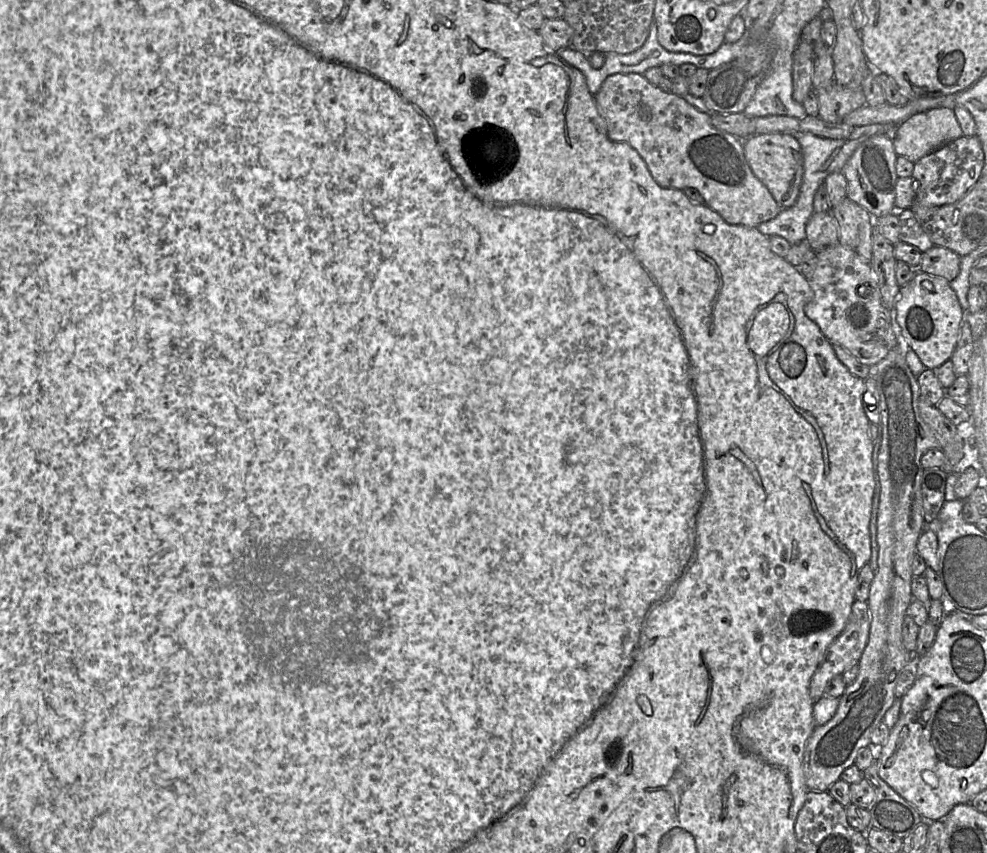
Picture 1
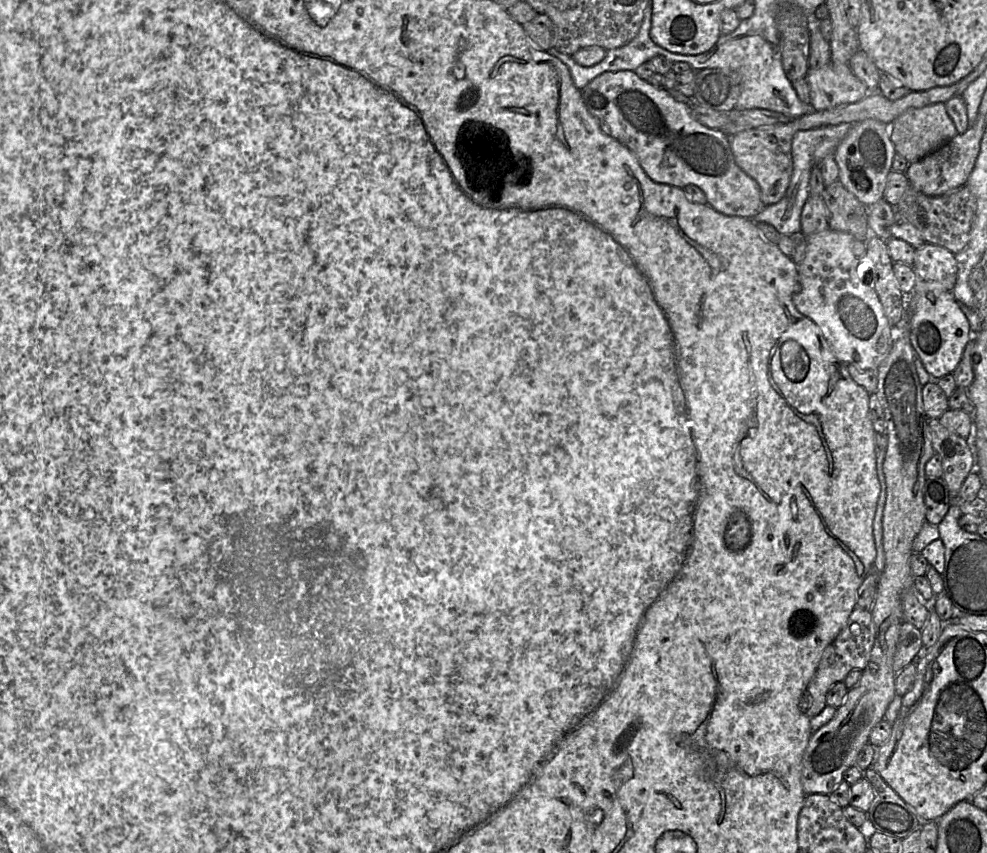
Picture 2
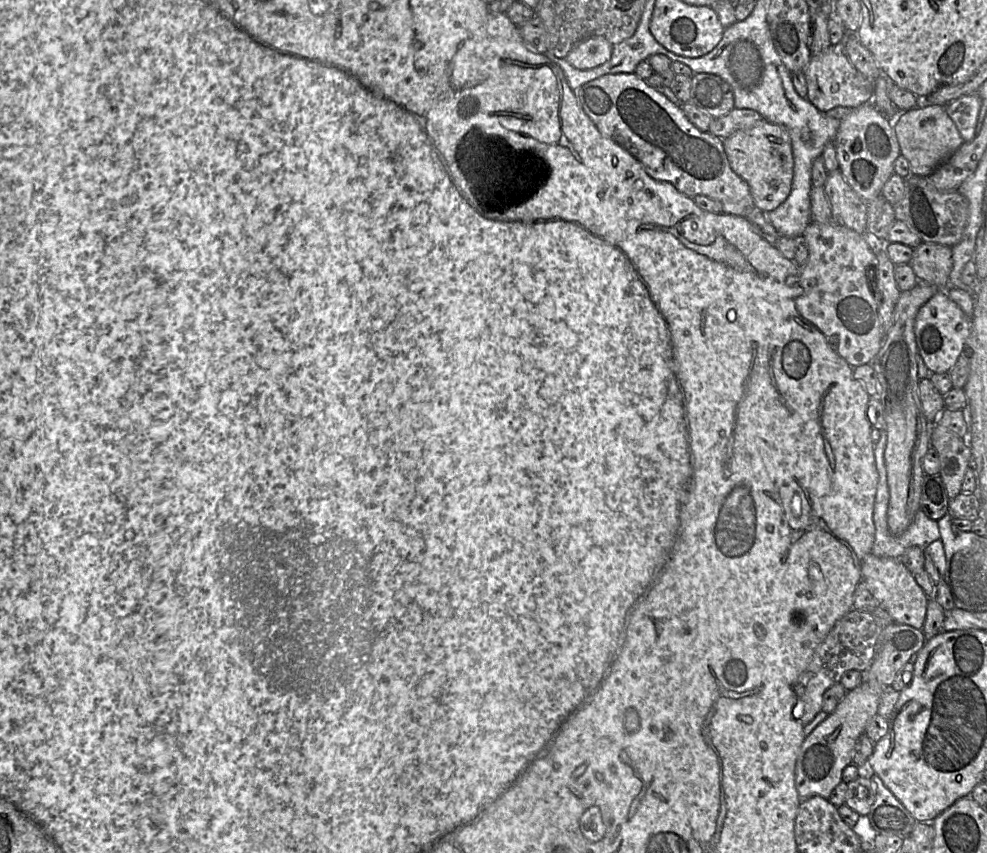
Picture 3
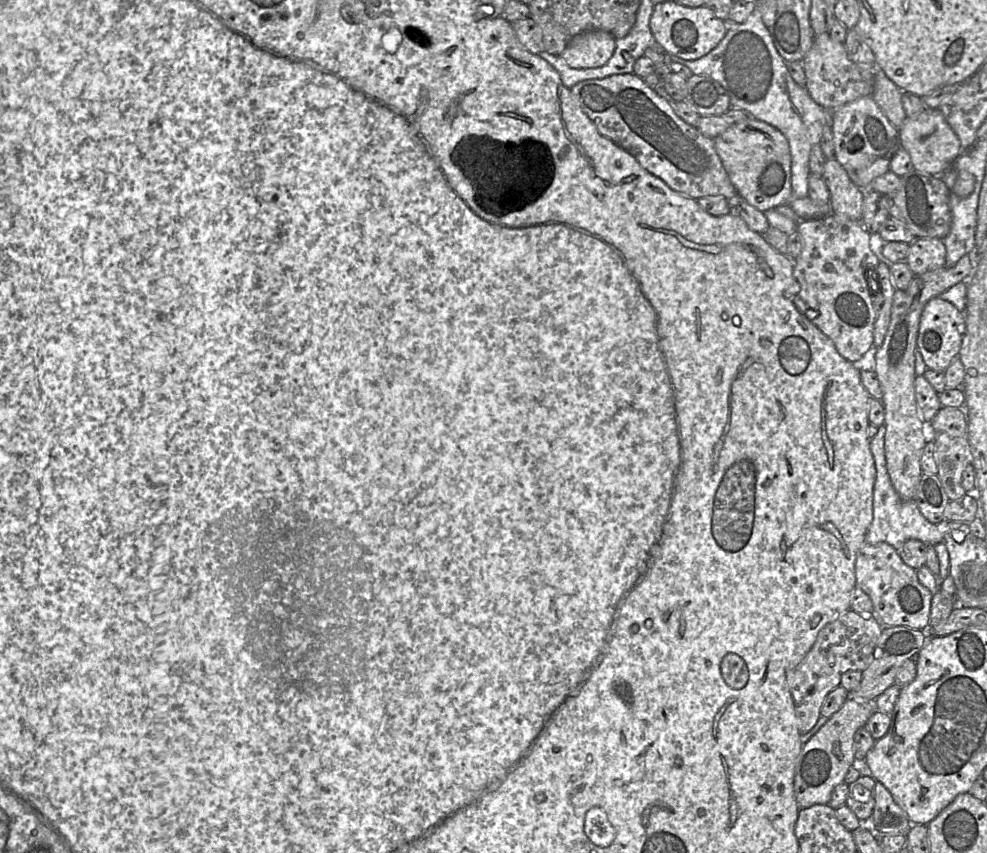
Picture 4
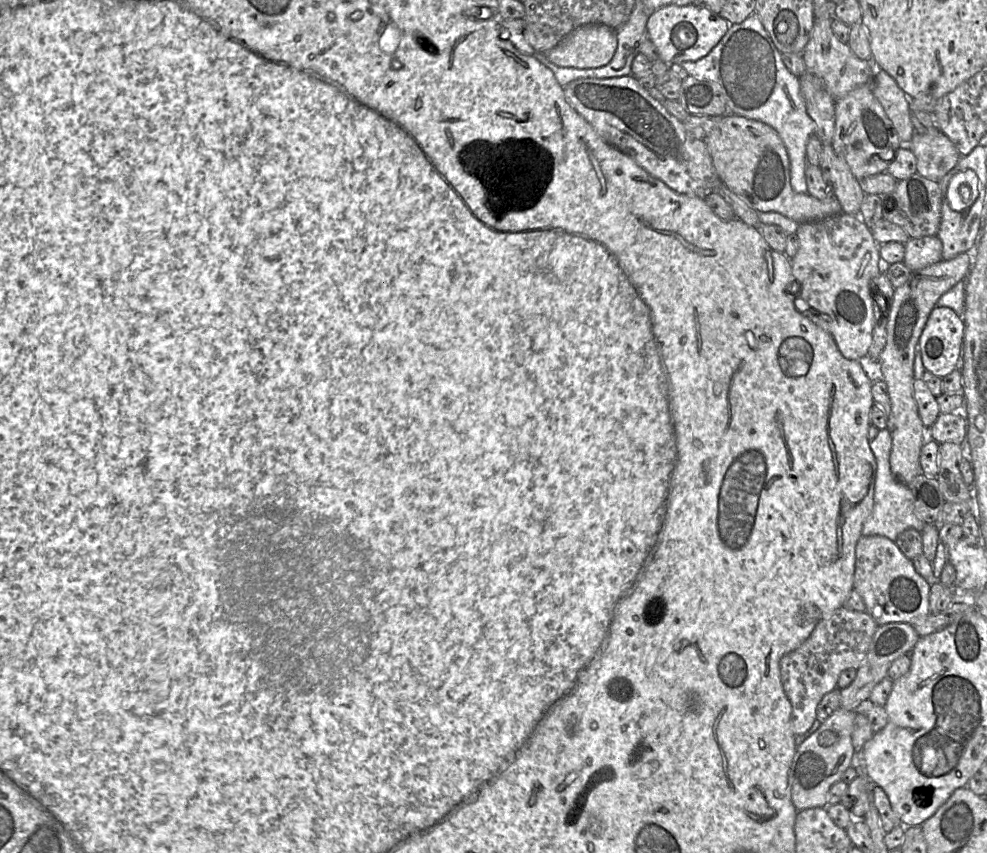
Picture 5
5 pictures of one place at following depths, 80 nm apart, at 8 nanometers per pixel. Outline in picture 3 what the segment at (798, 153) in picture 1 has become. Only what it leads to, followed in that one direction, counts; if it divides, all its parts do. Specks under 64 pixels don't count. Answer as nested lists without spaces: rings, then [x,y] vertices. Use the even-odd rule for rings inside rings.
[[[763,121],[734,132],[723,139],[723,144],[732,170],[748,184],[757,209],[768,213],[787,199],[792,188],[794,159],[791,138],[784,127]]]

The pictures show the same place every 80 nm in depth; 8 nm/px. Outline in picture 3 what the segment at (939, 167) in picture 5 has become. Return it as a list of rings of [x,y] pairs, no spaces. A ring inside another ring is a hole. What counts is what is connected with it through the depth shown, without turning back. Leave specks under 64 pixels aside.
[[[923,103],[893,122],[901,155],[909,161],[912,174],[929,176],[964,143],[945,107]]]

